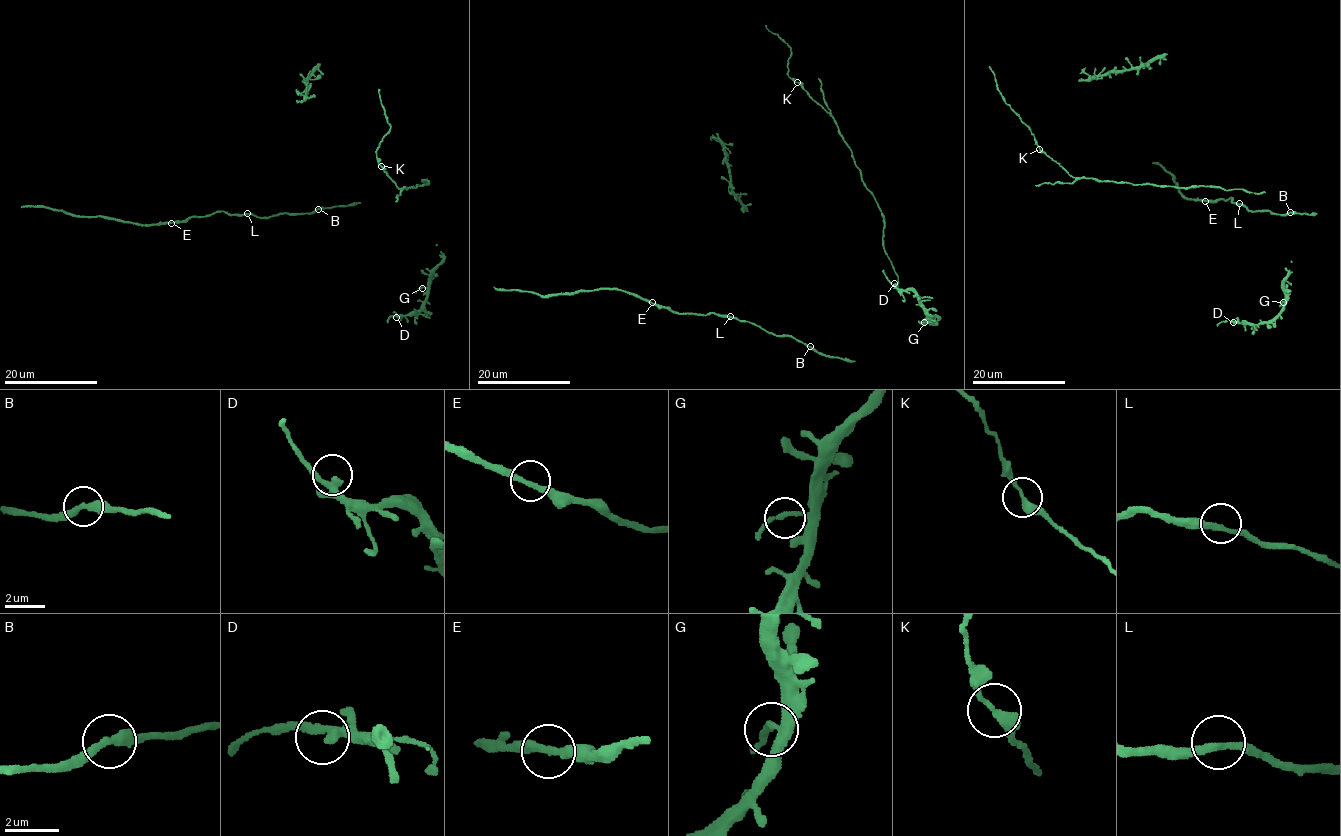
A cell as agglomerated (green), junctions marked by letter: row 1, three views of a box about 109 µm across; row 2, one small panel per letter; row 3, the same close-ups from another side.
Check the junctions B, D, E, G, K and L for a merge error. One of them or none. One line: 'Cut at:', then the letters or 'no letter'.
Cut at: no letter

